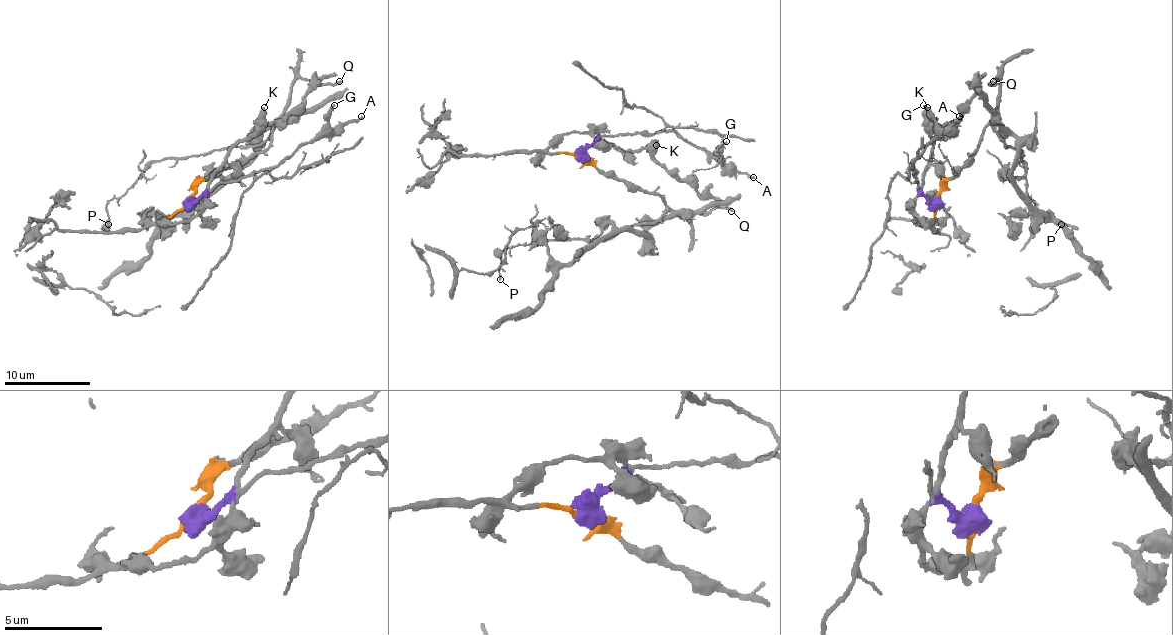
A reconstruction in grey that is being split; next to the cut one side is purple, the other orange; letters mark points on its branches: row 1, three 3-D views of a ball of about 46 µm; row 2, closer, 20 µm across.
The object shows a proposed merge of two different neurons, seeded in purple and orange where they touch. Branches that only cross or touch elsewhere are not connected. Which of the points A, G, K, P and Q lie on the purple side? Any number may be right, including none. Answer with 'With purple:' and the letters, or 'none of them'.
With purple: A, G, K

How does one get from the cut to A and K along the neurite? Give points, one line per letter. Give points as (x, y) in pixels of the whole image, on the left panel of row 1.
A: (189, 200), (199, 200), (221, 182), (273, 169), (301, 146), (362, 115)
K: (189, 200), (195, 200), (204, 191), (210, 174), (228, 152), (256, 128), (256, 120), (264, 107)

